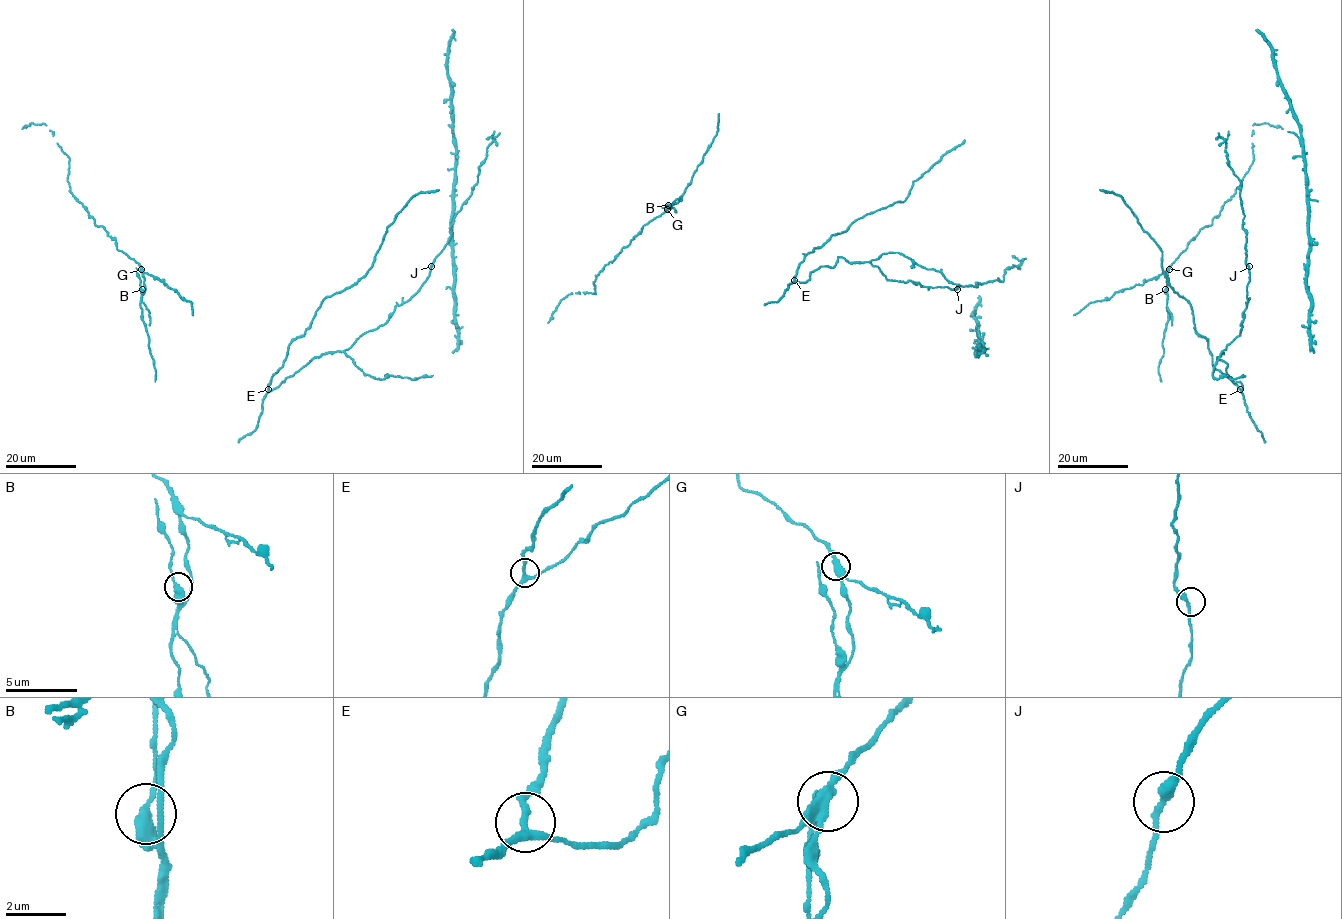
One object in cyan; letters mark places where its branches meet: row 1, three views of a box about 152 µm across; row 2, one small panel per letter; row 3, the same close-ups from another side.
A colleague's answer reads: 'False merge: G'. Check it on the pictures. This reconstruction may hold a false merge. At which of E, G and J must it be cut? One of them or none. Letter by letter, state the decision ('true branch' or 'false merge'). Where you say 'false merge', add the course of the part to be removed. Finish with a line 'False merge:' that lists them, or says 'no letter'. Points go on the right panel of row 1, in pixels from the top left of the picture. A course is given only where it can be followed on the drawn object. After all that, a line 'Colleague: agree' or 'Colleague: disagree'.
E: true branch
G: false merge; course (1169, 269), (1168, 320), (1162, 346), (1163, 356), (1158, 367), (1161, 382)
J: true branch
False merge: G
Colleague: agree

